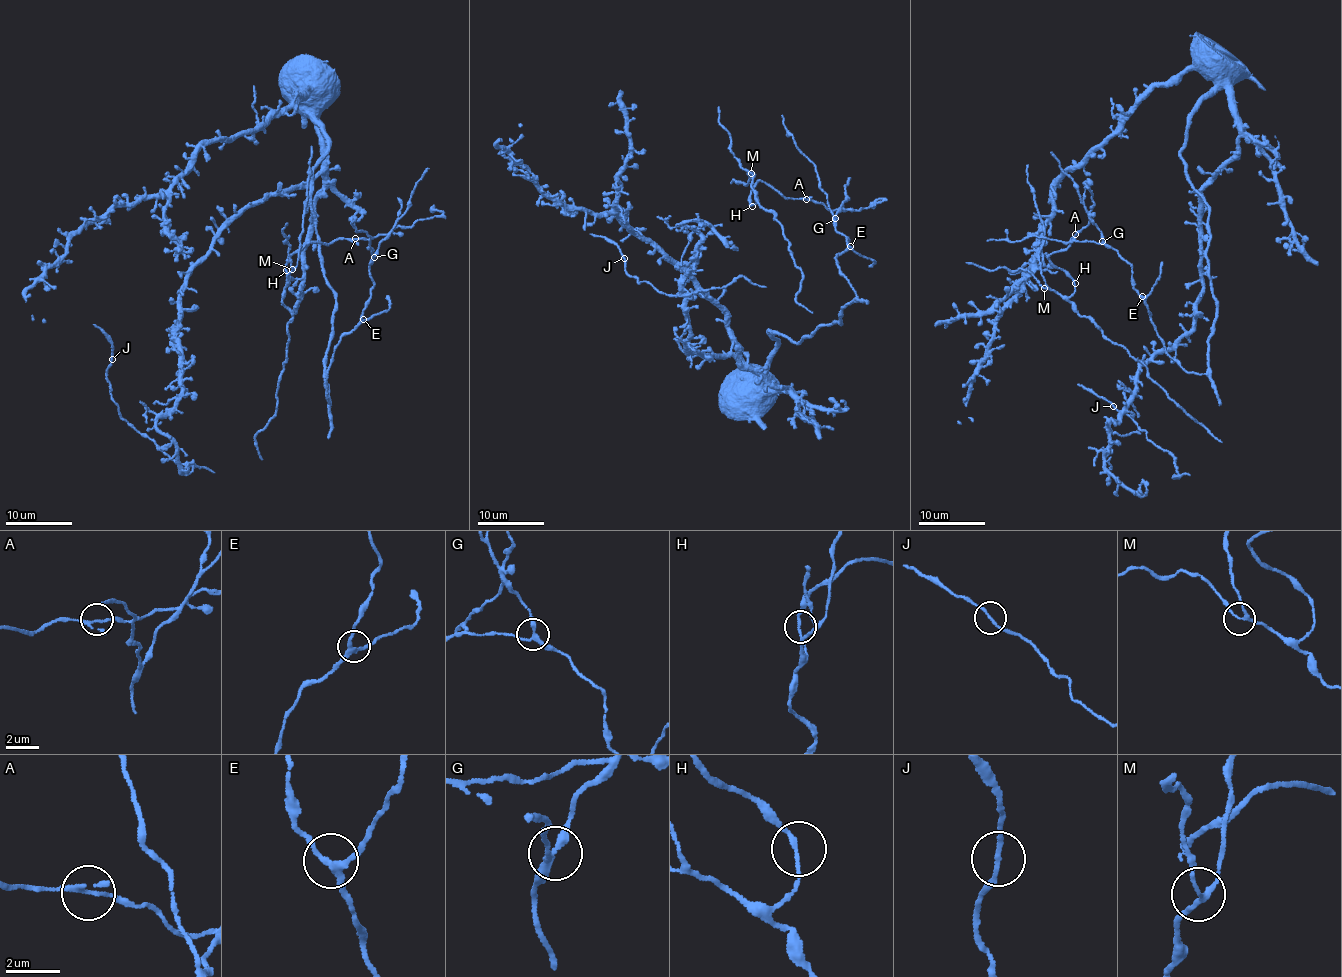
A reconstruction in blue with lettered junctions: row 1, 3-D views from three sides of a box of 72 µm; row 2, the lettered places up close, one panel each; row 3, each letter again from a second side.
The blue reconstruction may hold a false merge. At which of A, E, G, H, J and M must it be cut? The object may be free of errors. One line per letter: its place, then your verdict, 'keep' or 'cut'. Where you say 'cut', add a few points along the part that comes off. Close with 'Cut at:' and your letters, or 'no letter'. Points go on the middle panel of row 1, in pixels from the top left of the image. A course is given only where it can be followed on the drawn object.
A: place (806, 199); keep
E: place (850, 246); keep
G: place (835, 218); keep
H: place (752, 206); keep
J: place (624, 258); keep
M: place (751, 173); keep
Cut at: no letter

